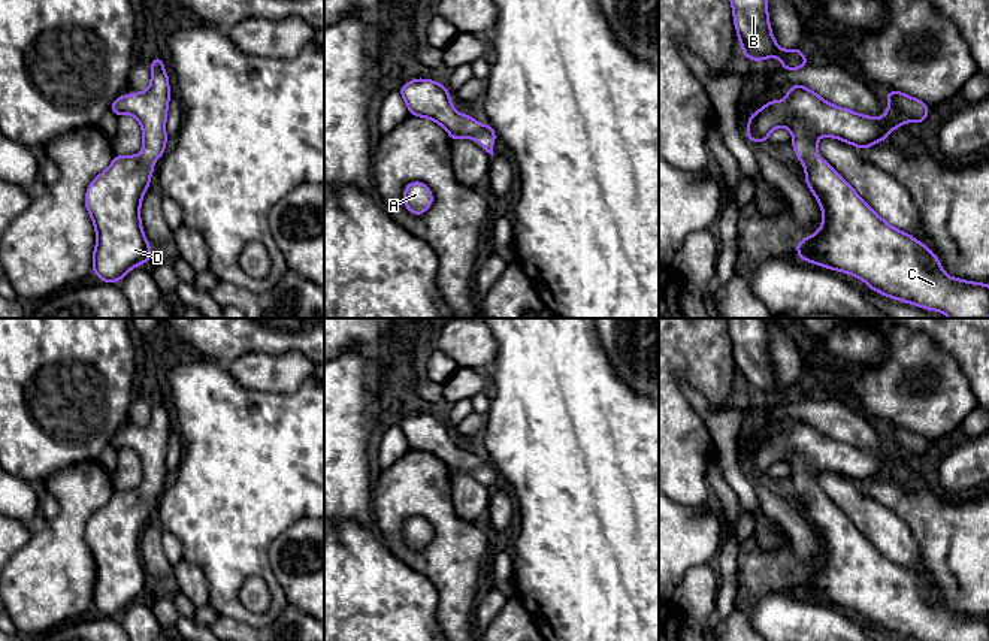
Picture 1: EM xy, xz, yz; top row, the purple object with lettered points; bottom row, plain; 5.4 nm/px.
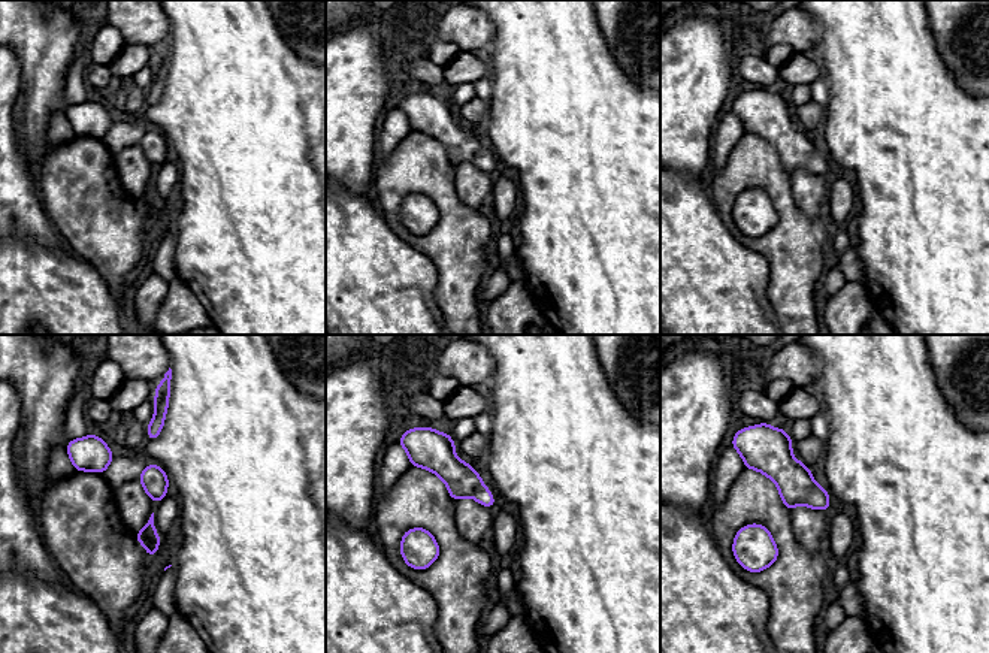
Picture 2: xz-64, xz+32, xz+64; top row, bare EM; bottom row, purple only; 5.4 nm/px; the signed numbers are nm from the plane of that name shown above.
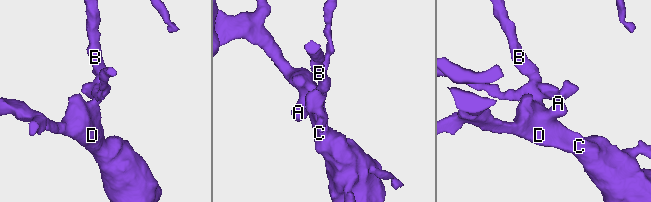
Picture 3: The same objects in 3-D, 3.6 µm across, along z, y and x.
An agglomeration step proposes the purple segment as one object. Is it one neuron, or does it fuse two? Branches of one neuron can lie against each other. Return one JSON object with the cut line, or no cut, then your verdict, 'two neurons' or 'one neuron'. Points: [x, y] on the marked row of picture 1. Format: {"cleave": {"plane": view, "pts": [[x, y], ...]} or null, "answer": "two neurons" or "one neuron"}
{"cleave": null, "answer": "one neuron"}

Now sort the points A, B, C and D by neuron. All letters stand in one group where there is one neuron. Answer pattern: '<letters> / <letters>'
A B C D

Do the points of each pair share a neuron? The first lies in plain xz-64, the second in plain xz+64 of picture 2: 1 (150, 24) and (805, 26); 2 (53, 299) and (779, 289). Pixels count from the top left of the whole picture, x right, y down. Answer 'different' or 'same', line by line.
1: same
2: different

